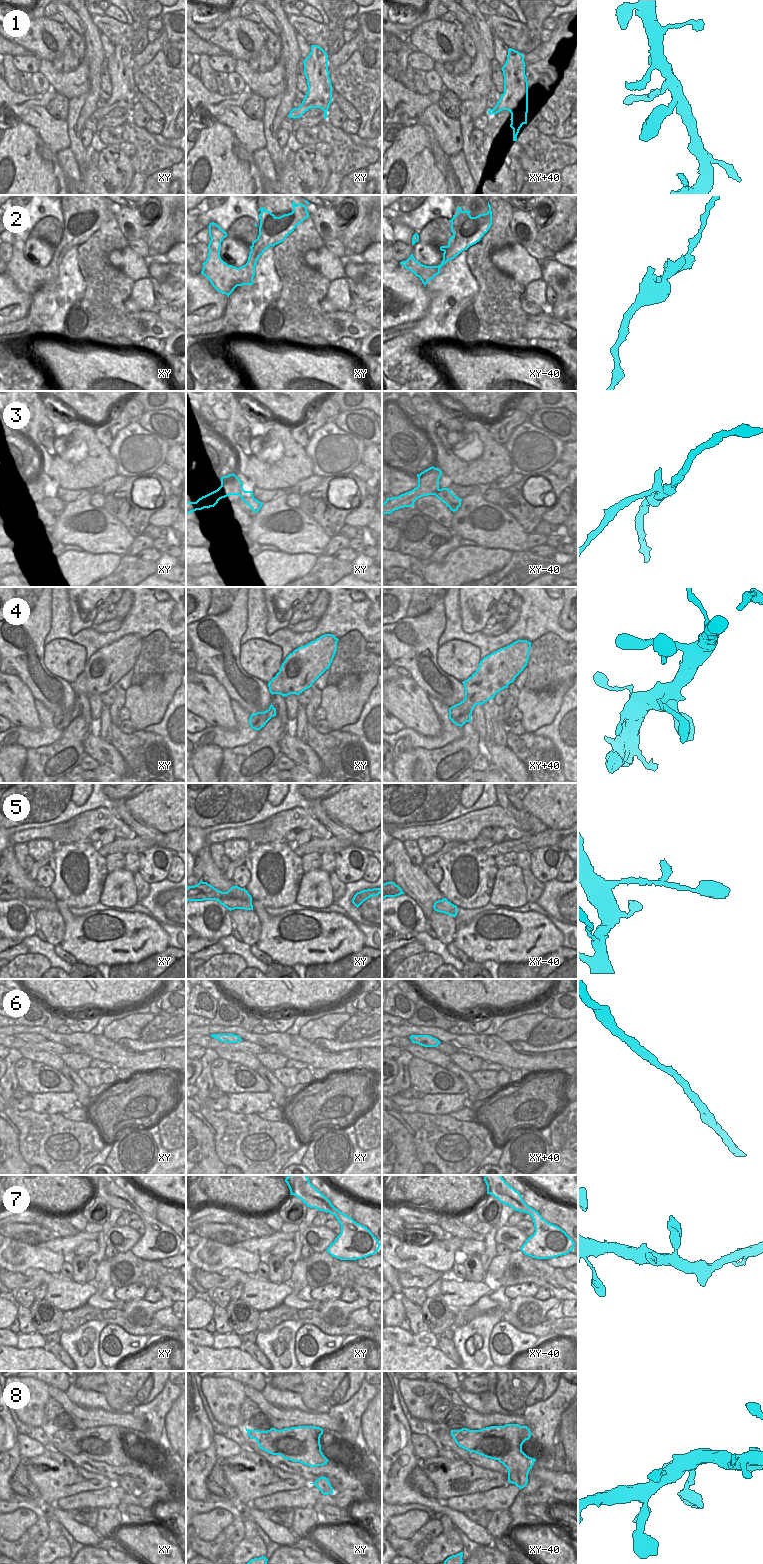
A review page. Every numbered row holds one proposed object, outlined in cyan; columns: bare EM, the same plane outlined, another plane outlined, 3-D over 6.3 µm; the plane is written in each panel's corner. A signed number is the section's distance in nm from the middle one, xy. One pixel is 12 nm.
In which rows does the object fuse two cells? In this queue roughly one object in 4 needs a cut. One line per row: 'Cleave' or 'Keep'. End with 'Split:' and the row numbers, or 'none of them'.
1: Keep
2: Keep
3: Cleave
4: Keep
5: Keep
6: Keep
7: Keep
8: Keep
Split: 3

